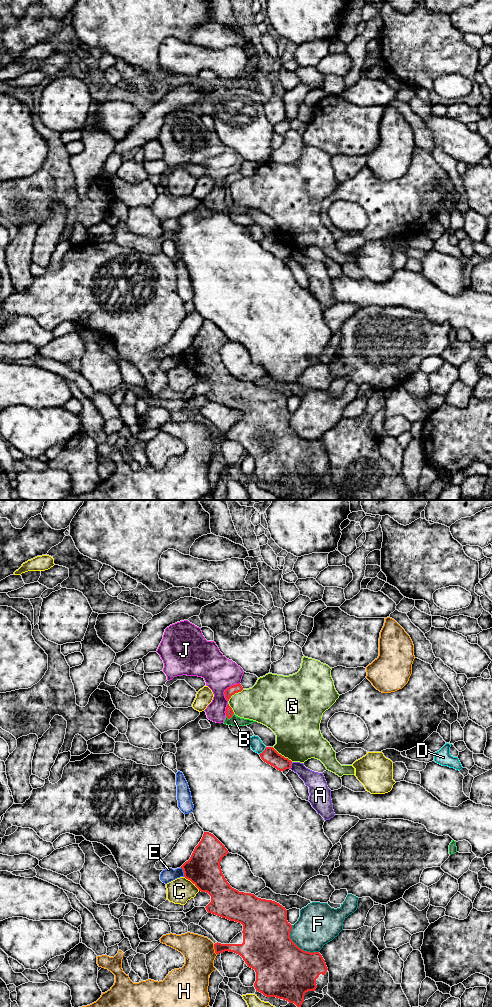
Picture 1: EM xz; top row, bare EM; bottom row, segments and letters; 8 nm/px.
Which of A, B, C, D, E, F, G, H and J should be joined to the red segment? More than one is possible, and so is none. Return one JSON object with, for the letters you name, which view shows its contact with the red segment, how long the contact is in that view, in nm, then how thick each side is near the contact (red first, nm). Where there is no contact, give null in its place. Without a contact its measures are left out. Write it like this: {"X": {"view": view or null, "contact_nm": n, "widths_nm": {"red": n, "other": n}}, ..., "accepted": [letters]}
{"accepted": []}

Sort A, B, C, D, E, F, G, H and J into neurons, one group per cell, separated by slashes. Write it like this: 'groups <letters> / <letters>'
groups A / B J / C / D / E / F / G / H

